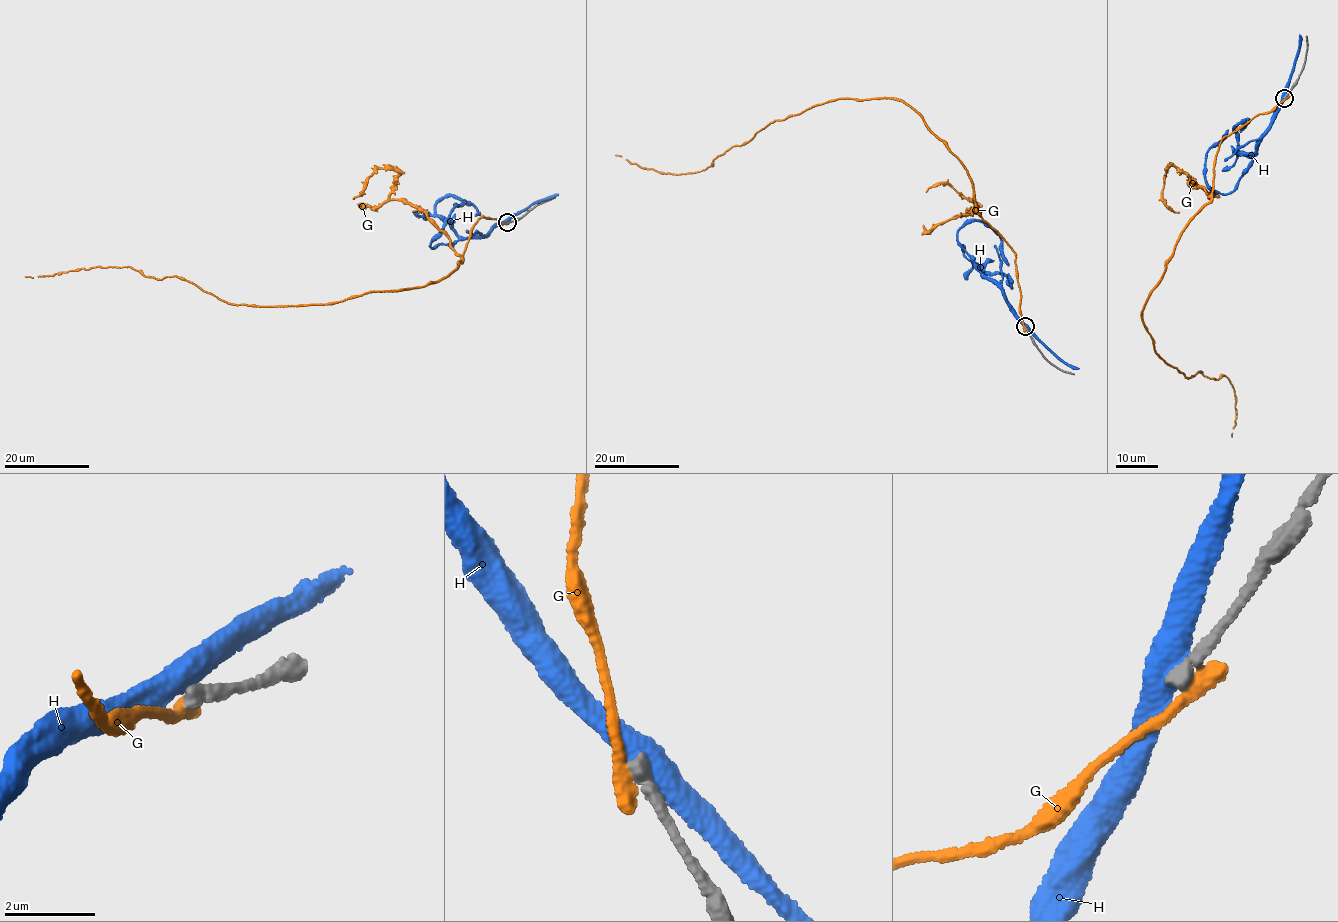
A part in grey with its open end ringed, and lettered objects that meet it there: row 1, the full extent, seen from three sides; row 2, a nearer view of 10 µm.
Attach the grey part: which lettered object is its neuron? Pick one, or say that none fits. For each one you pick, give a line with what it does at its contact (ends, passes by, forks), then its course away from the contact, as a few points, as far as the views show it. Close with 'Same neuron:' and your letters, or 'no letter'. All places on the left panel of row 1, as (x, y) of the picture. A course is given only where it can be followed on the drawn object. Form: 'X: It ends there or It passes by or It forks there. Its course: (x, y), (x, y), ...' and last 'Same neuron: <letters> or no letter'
Same neuron: no letter

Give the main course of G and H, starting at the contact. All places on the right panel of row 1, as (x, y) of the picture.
G: (1285, 97), (1222, 139), (1212, 198), (1142, 313), (1167, 365), (1187, 378), (1227, 377), (1232, 437)
H: (1284, 97), (1257, 144), (1252, 159), (1233, 190), (1224, 194), (1208, 186), (1204, 169), (1206, 153), (1227, 130)

